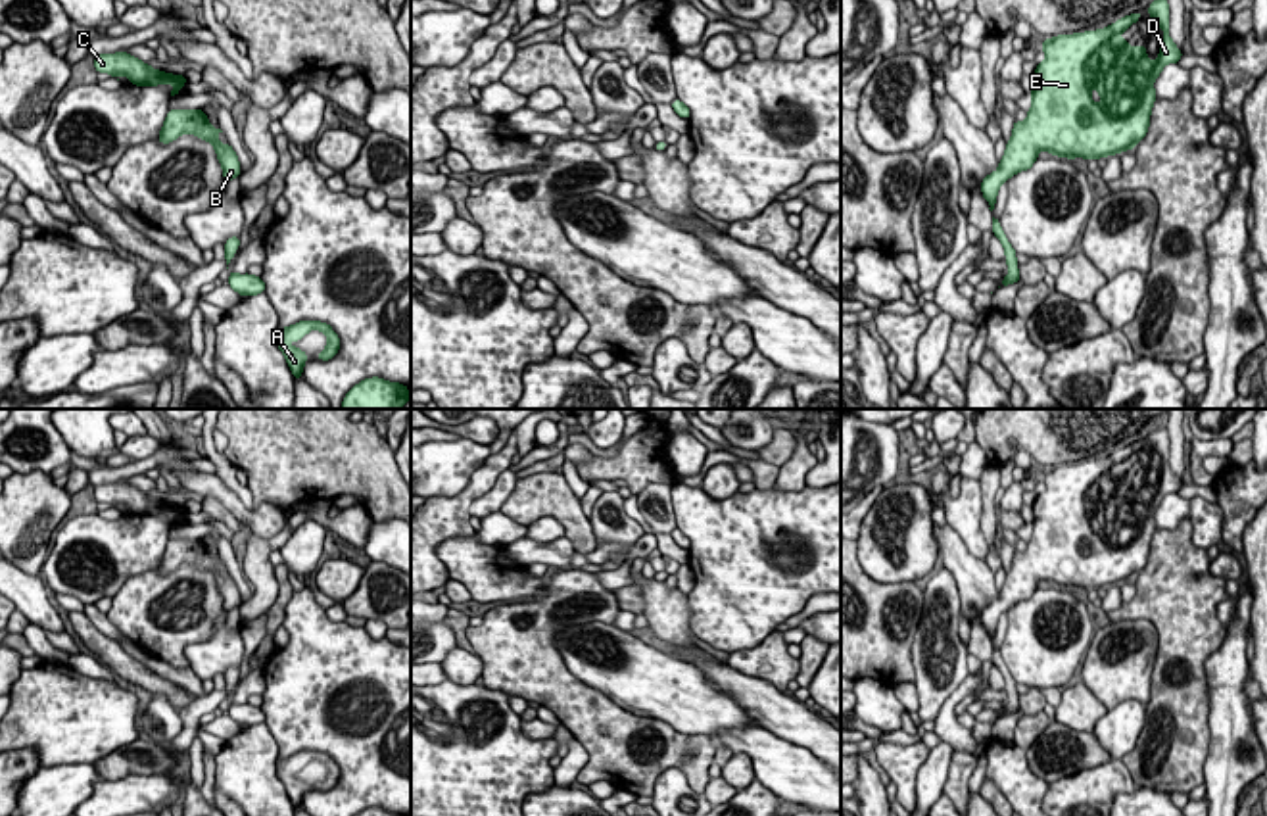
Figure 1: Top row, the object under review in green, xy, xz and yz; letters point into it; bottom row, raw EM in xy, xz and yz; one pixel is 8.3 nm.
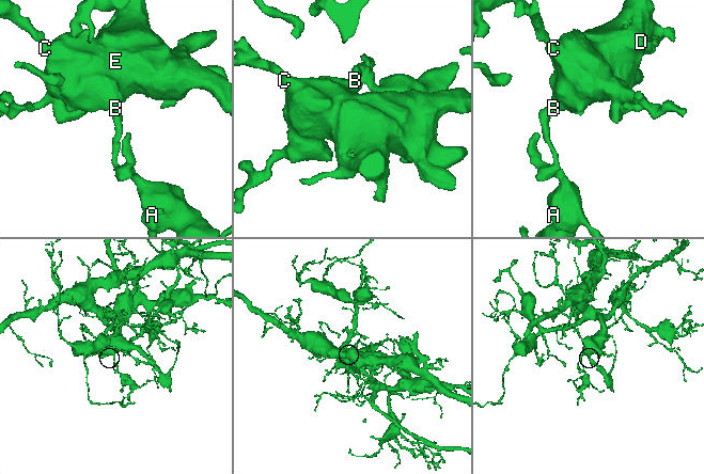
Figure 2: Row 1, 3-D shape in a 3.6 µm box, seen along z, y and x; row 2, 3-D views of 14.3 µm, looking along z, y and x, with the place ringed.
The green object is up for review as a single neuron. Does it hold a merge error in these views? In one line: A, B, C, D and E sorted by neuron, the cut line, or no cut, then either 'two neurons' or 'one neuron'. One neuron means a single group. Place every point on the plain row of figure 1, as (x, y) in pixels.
A B C D E; no cut; one neuron

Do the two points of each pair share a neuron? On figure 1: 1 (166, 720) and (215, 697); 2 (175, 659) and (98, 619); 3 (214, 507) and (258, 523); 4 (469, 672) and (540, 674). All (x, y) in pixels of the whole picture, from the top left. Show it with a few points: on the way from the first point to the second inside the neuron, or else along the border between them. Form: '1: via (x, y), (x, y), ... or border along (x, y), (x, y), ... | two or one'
1: border along (179, 713), (181, 732), (173, 740) | two
2: border along (106, 615), (123, 634) | two
3: border along (204, 496), (214, 496), (239, 523) | two
4: border along (477, 653), (482, 661), (482, 674) | two

